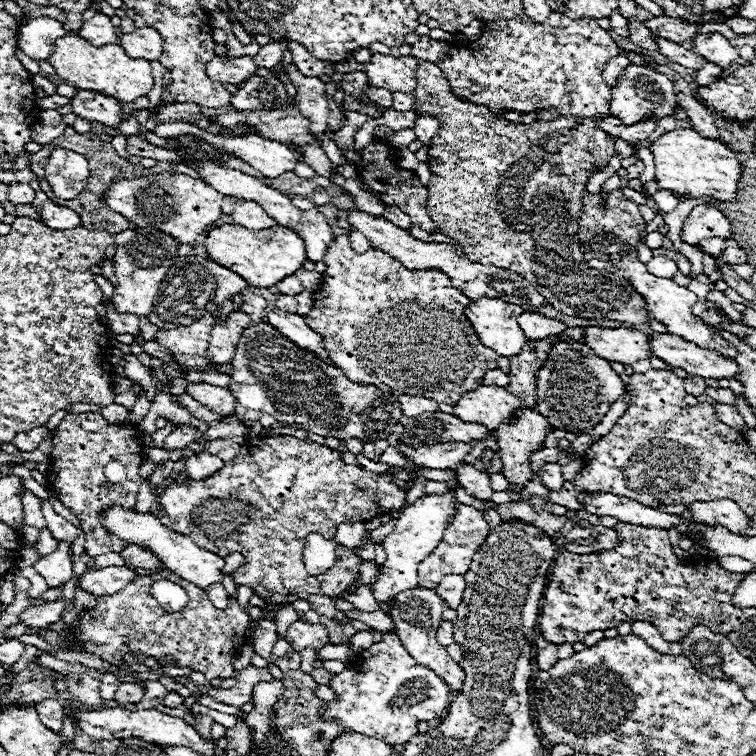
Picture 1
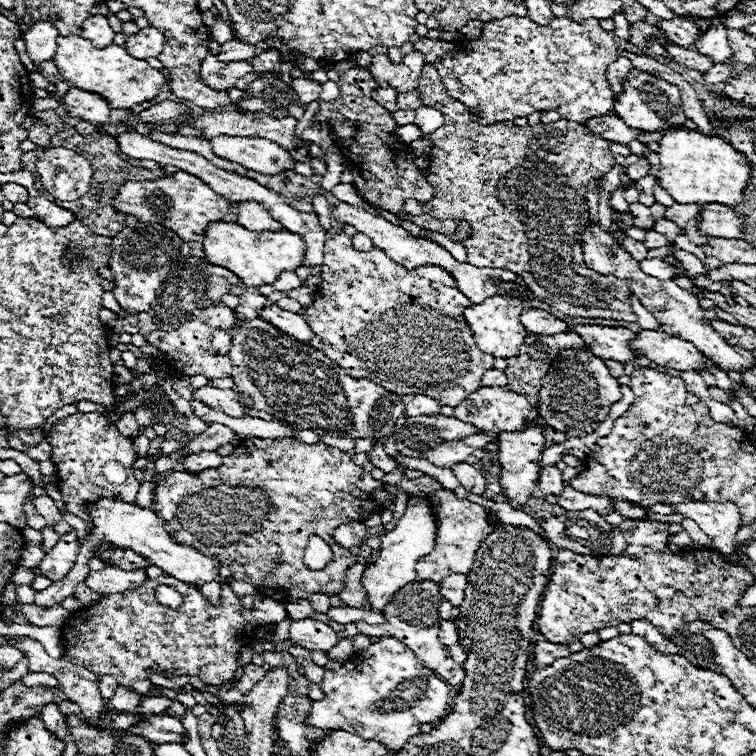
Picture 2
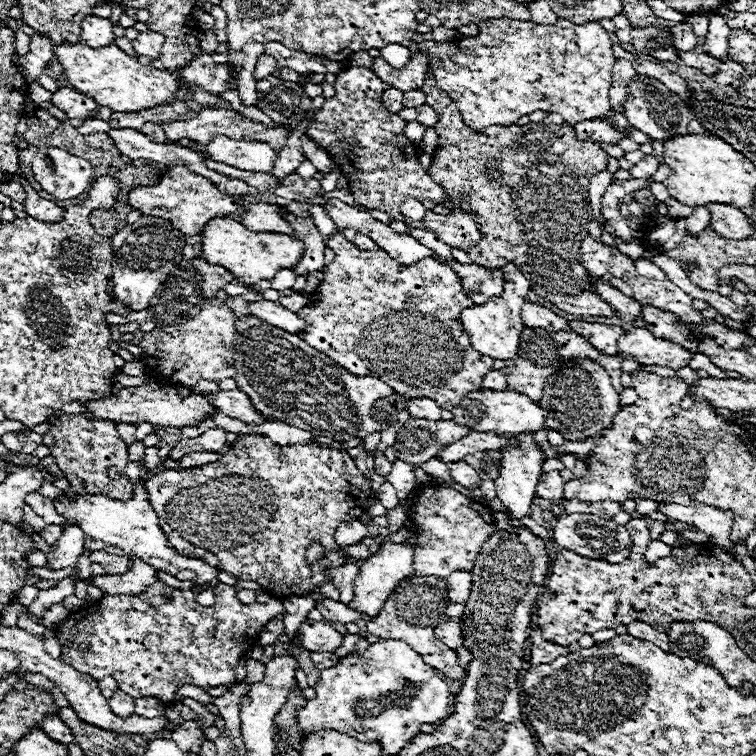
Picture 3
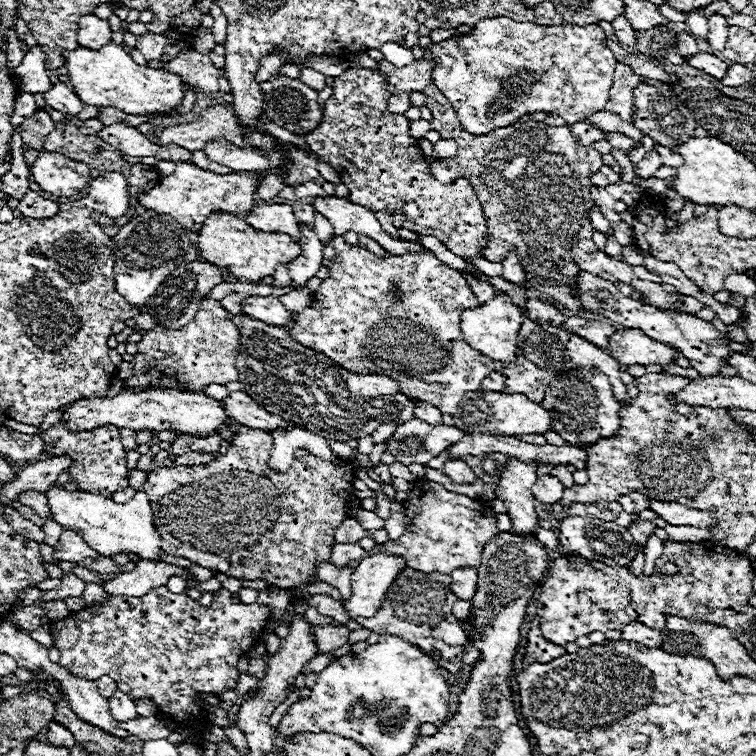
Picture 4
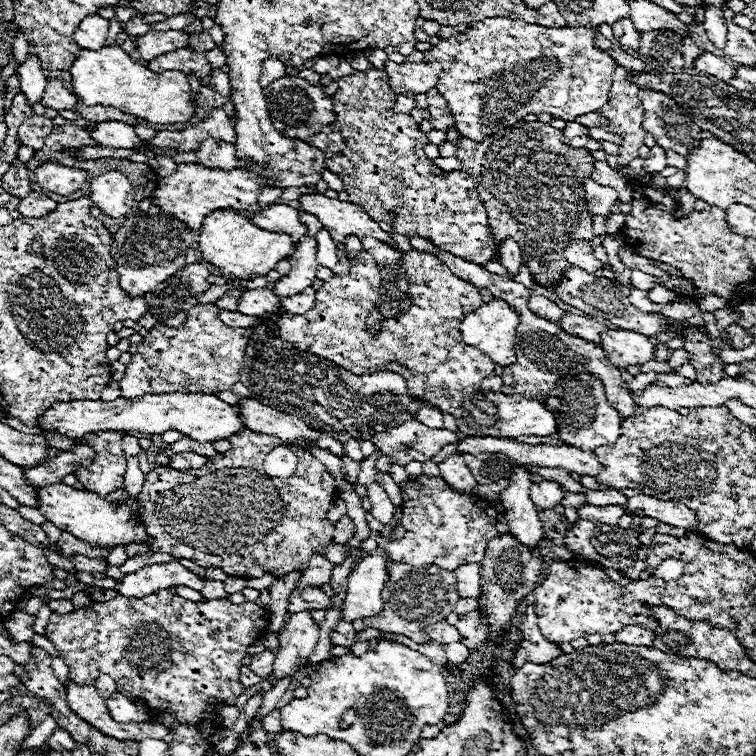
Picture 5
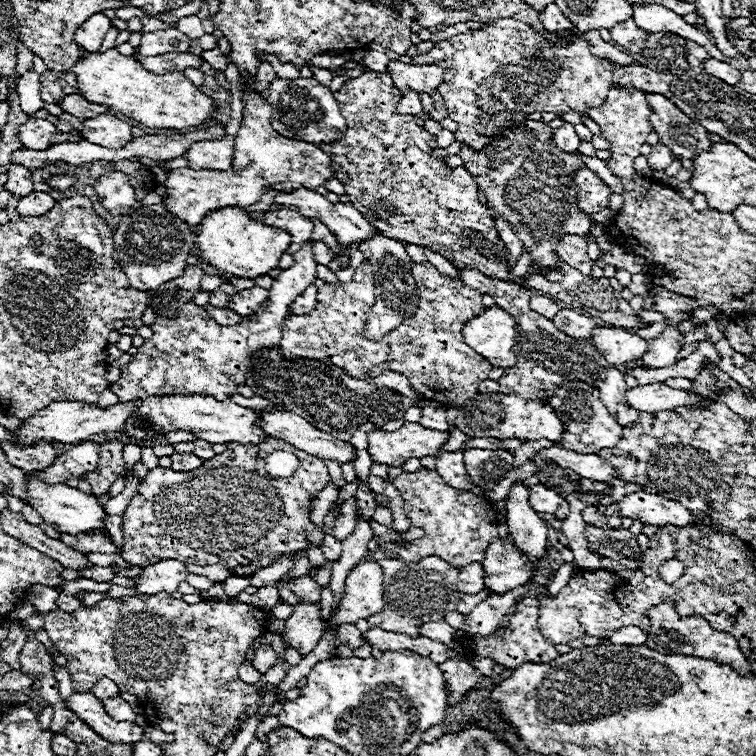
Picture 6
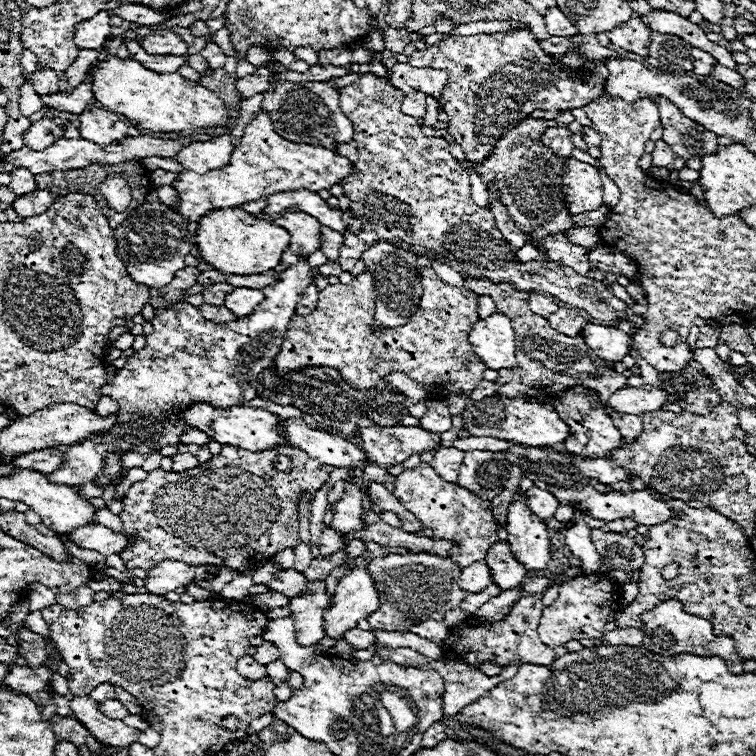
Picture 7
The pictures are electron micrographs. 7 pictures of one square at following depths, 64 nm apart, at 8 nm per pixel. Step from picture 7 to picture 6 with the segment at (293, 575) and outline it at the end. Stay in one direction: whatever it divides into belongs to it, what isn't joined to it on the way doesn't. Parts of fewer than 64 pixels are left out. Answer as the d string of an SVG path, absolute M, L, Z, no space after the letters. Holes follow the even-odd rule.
M300 576L300 578L294 578L292 582L278 580L274 586L280 592L282 600L292 604L292 606L302 602L302 600L304 602L318 602L320 600L320 590L322 590L310 576Z

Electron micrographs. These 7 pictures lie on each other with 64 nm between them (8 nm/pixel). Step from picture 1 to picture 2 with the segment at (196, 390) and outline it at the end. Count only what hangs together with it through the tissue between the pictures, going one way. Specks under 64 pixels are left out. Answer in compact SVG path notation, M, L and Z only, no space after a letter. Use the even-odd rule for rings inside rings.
M198 388L194 390L194 400L204 402L206 406L212 406L214 410L220 410L232 418L244 418L244 406L240 404L240 394L234 390L220 390L220 388Z

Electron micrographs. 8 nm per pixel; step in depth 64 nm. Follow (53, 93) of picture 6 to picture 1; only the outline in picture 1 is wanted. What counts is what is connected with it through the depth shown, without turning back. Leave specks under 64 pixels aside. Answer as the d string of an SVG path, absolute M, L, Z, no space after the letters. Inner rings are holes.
M80 88L70 98L70 106L78 118L84 118L88 122L100 122L104 126L116 126L120 122L118 102L114 98L98 94L98 92L90 92L90 90Z

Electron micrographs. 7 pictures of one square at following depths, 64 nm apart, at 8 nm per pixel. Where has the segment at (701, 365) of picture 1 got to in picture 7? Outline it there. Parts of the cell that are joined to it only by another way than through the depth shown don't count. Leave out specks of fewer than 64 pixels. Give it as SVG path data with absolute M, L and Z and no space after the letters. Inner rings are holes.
M588 324L584 326L584 334L580 336L590 346L590 350L596 350L596 356L604 358L606 362L618 362L626 354L630 354L628 342L632 342L632 336L624 334L614 326Z

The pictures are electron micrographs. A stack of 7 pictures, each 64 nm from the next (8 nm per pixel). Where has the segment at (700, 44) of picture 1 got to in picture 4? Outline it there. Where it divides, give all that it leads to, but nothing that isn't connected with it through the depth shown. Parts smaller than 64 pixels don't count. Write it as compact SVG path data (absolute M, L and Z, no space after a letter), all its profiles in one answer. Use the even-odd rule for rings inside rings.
M710 14L708 18L708 42L714 50L724 50L724 44L728 40L728 22L722 14Z

